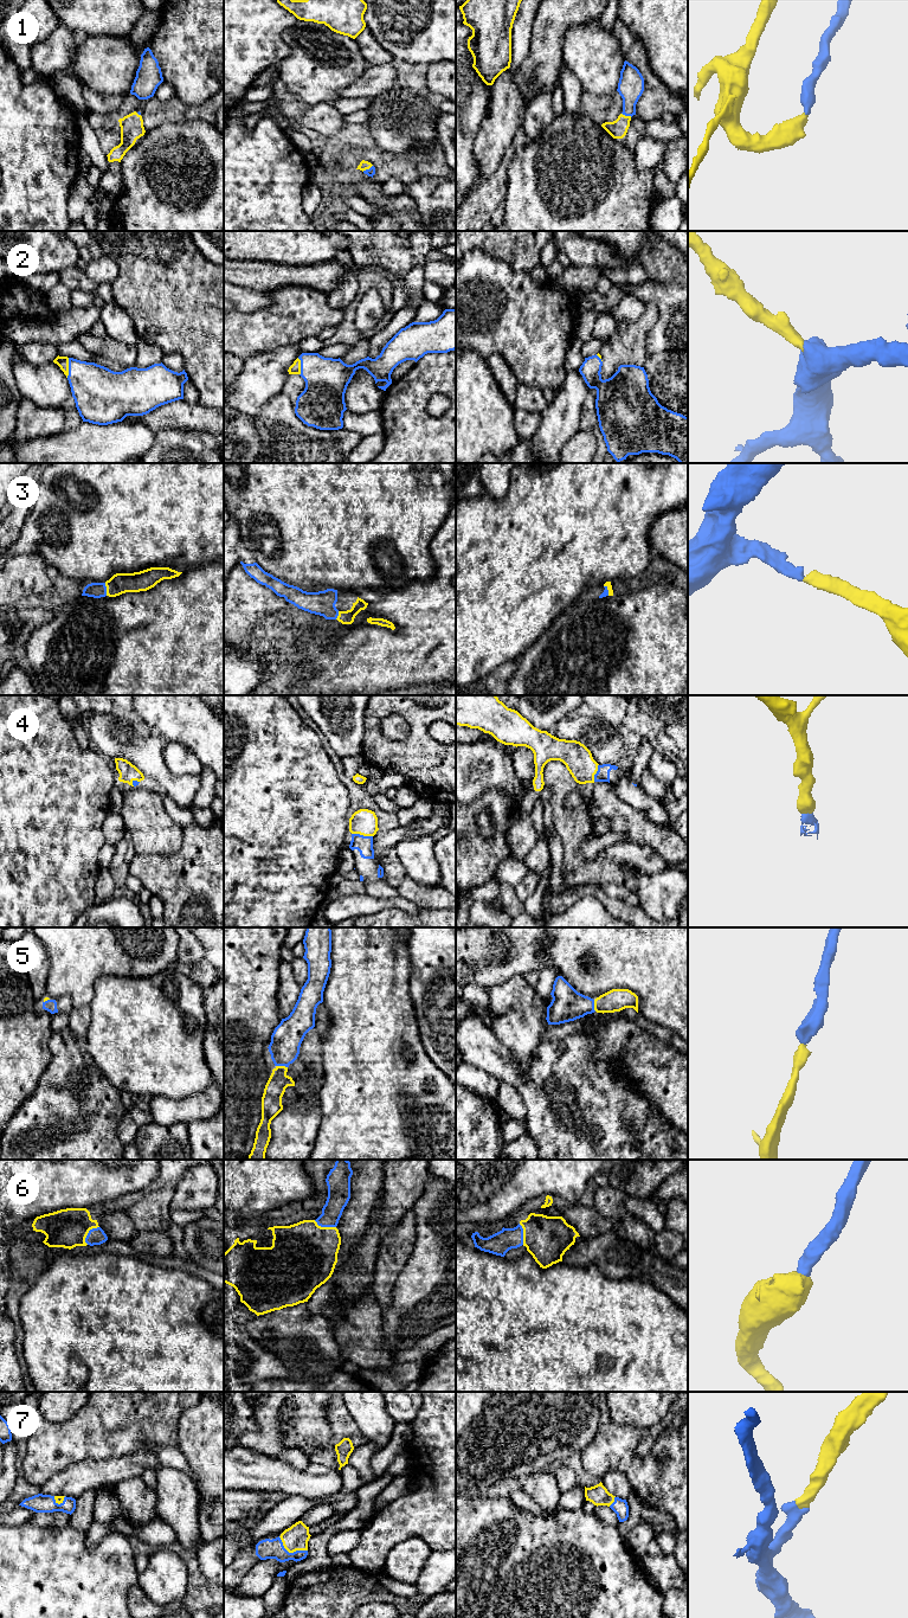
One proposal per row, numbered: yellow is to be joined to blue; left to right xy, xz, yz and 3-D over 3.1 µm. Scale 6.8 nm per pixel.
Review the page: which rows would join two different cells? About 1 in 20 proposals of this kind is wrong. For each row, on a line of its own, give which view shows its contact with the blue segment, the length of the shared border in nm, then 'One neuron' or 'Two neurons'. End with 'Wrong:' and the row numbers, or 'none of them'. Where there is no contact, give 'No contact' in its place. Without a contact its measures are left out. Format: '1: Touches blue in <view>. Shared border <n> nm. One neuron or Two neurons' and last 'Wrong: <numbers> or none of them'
1: Touches blue in yz. Shared border 80 nm. One neuron
2: Touches blue in xy. Shared border 140 nm. One neuron
3: Touches blue in xy. Shared border 90 nm. One neuron
4: Touches blue in xz. Shared border 150 nm. One neuron
5: Touches blue in xz. Shared border 80 nm. One neuron
6: Touches blue in xy. Shared border 150 nm. One neuron
7: Touches blue in xz. Shared border 220 nm. One neuron
Wrong: none of them

